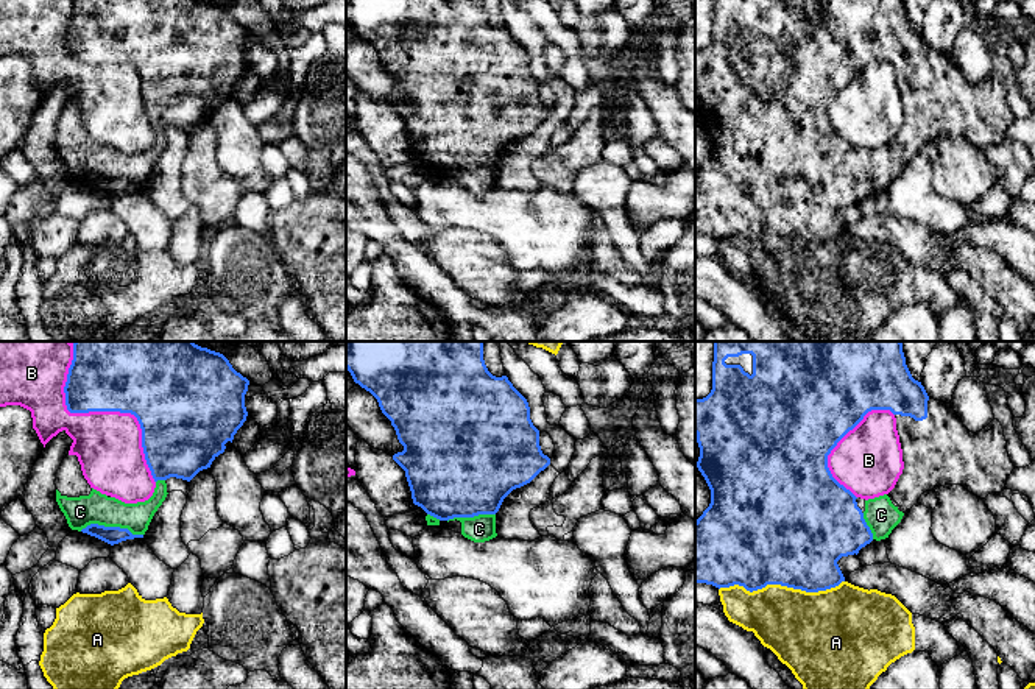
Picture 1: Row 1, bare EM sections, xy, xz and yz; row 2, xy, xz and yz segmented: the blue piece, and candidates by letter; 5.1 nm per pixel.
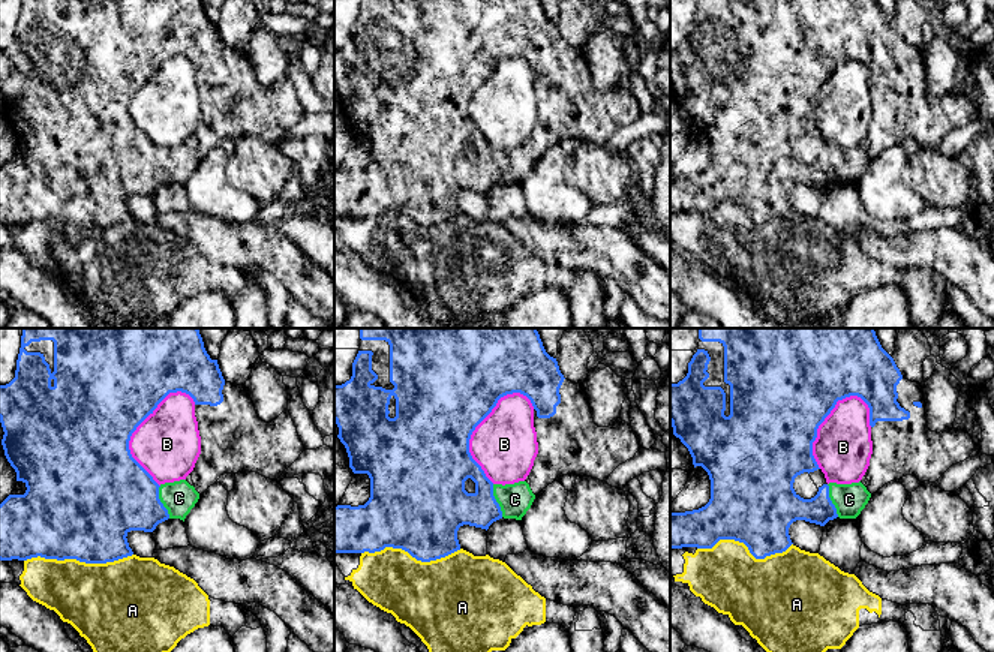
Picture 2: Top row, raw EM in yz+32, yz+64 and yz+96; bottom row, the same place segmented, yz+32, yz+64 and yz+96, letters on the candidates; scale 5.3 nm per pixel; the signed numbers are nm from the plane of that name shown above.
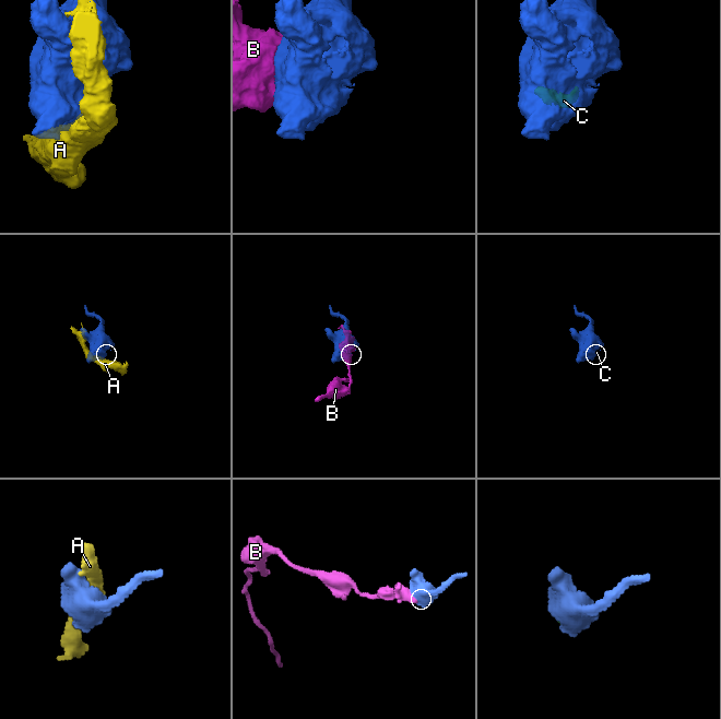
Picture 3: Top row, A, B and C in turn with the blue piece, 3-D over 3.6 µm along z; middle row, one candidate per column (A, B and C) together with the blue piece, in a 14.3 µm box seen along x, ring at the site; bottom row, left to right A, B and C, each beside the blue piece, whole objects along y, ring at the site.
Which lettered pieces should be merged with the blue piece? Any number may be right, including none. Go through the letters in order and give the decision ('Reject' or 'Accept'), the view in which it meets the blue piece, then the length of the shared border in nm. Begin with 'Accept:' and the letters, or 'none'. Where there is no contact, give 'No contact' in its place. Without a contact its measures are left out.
Accept: C
A: Reject. Touches blue in yz. Shared border 650 nm
B: Reject. Touches blue in xy. Shared border 800 nm
C: Accept. Touches blue in xy. Shared border 320 nm

